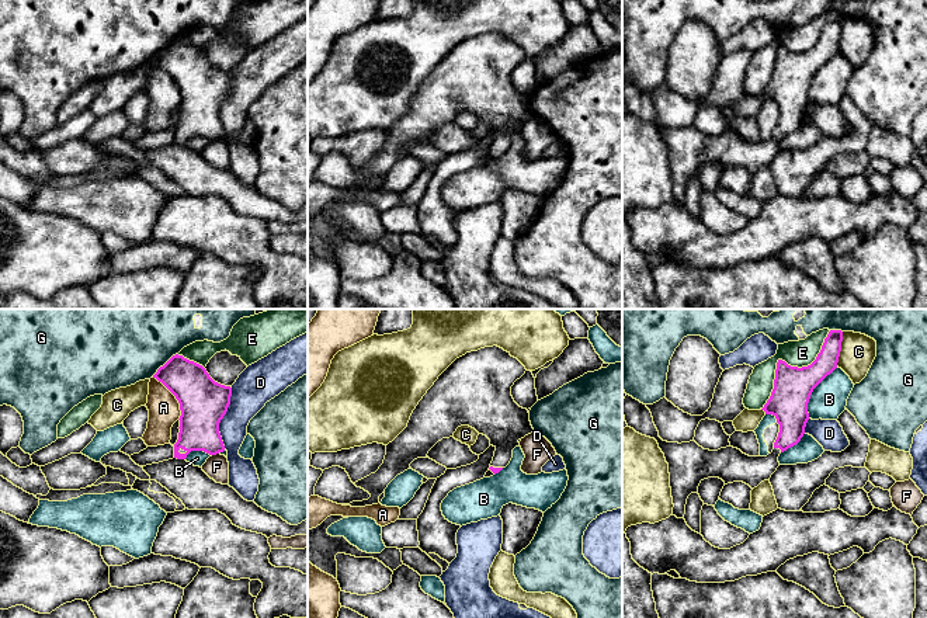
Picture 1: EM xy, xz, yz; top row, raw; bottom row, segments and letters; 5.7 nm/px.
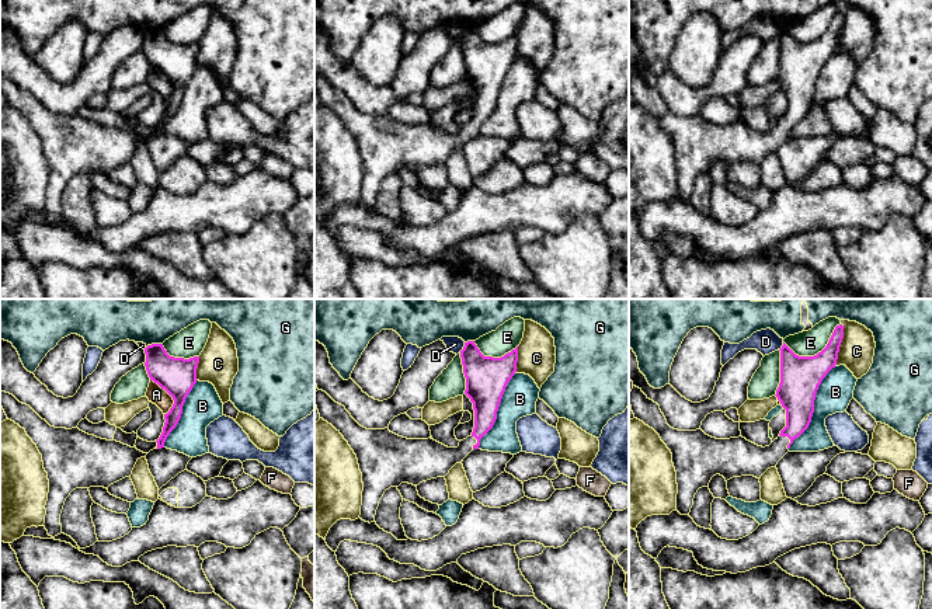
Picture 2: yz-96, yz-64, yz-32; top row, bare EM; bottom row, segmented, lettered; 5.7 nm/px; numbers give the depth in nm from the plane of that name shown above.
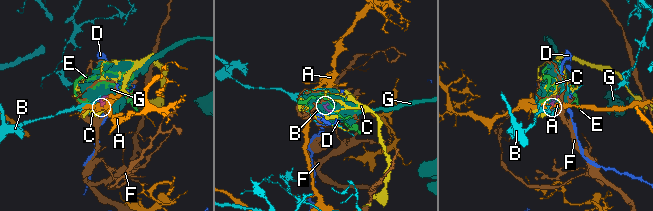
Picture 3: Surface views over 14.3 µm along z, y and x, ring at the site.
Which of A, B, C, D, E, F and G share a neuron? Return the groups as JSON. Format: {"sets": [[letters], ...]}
{"sets": [["A"], ["B"], ["C"], ["D"], ["E"], ["F"], ["G"]]}

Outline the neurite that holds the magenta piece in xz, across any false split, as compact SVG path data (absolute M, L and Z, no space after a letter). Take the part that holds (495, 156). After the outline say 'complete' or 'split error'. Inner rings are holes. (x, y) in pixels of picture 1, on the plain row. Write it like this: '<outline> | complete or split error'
M497 31L471 37L456 44L419 87L407 112L386 131L386 140L379 154L354 169L368 177L371 183L343 191L378 190L379 181L397 160L410 154L414 145L427 143L428 136L438 126L454 122L461 111L469 111L490 125L490 131L496 136L489 154L494 160L499 159L510 149L513 135L520 131L518 126L534 117L528 96L520 93L511 81L511 72L525 56L525 52L517 44Z | split error

